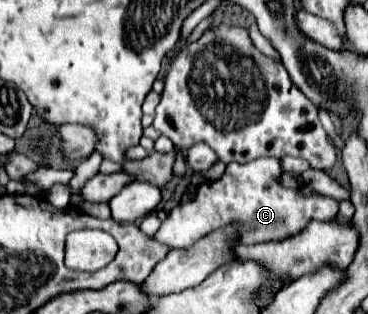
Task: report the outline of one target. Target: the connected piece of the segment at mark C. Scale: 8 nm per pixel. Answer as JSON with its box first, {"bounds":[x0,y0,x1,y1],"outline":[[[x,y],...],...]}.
{"bounds":[155,157,339,249],"outline":[[[263,157],[249,163],[229,163],[221,179],[201,183],[193,201],[169,211],[155,239],[173,249],[187,249],[219,227],[237,225],[243,227],[243,235],[239,235],[241,245],[267,243],[271,239],[287,239],[287,235],[303,231],[311,221],[331,221],[337,217],[339,203],[335,199],[319,193],[303,195],[301,189],[283,187],[281,175],[281,159],[275,157]]]}

